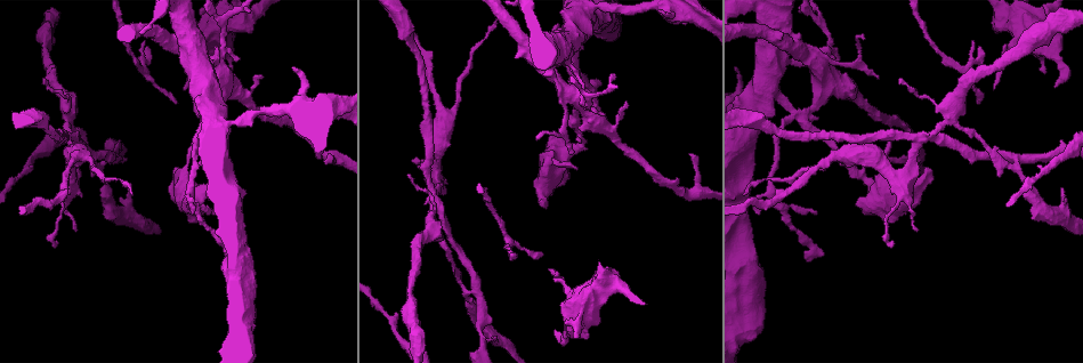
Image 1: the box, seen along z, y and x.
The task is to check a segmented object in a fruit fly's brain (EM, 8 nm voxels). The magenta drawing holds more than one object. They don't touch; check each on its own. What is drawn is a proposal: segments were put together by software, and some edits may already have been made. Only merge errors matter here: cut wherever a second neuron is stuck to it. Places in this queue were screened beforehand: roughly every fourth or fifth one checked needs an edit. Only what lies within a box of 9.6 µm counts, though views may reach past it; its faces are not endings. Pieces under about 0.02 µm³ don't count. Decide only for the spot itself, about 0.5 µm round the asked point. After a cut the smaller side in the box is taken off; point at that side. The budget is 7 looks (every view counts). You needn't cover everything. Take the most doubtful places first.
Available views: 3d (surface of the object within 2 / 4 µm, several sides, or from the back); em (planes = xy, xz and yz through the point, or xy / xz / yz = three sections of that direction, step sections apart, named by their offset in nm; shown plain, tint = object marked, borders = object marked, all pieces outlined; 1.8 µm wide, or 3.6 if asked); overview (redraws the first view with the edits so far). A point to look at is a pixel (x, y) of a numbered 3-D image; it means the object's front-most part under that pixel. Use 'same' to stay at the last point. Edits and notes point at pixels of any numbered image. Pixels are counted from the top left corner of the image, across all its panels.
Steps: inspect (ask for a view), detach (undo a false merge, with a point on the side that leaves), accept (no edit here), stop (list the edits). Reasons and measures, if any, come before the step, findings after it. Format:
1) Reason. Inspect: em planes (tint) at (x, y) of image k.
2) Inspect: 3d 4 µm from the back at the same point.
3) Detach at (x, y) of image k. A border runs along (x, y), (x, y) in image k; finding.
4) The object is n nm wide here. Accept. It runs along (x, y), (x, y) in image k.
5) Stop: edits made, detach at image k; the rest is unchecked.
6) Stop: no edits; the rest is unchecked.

Abrupt turn. Inspect: 3d 4 µm from the back at (790, 42) of image 1.

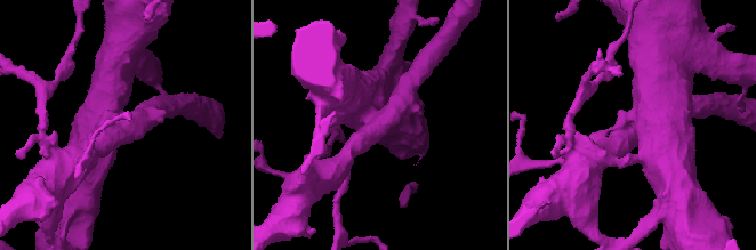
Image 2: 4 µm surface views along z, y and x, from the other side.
4 arms meet here; shape alone is not enough. Inspect: em 3.6 µm xz step 4 (tint) at (108, 119) of image 2.

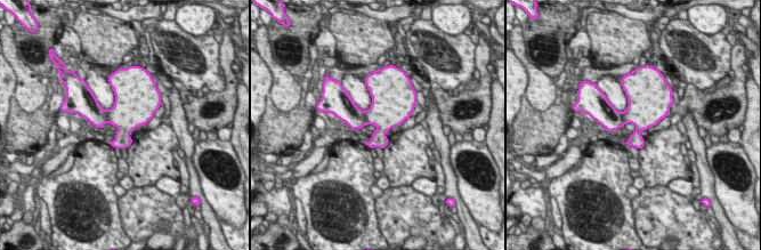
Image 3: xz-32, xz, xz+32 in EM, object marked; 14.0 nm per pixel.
Cut it another way. Inspect: em 3.6 µm yz step 16 (tint) at the same point.

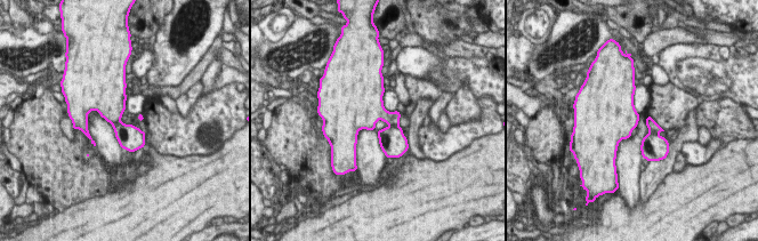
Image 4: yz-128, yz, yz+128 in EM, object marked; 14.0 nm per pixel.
Detach at (127, 135) of image 4. A border runs along (120, 120), (112, 125) in image 4; a second neuron is stuck on.

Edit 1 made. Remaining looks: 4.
Sudden change in width. Inspect: 3d 2 µm at (927, 135) of image 1.

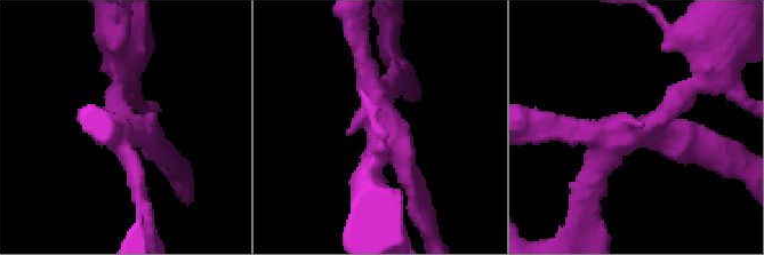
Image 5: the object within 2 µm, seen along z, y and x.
3 arms meet here; the arms are 180, 190, 200 nm wide; shape alone is not enough. Inspect: em planes (tint) at (137, 133) of image 5.

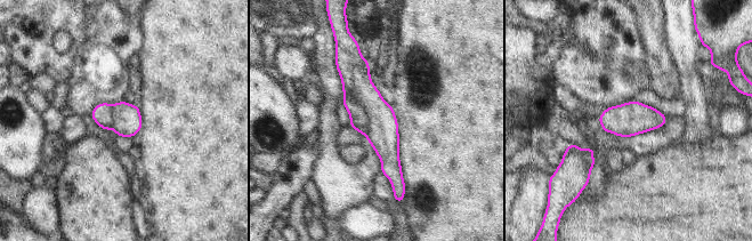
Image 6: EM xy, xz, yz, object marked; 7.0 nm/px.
The object is 220 nm wide here. Detach at (382, 135) of image 6. The part that leaves runs along (353, 57), (401, 185) in image 6; a second neuron is stuck on.

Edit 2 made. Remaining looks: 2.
Stop: edits made, detach at image 4, detach at image 6; the rest is unchecked.

